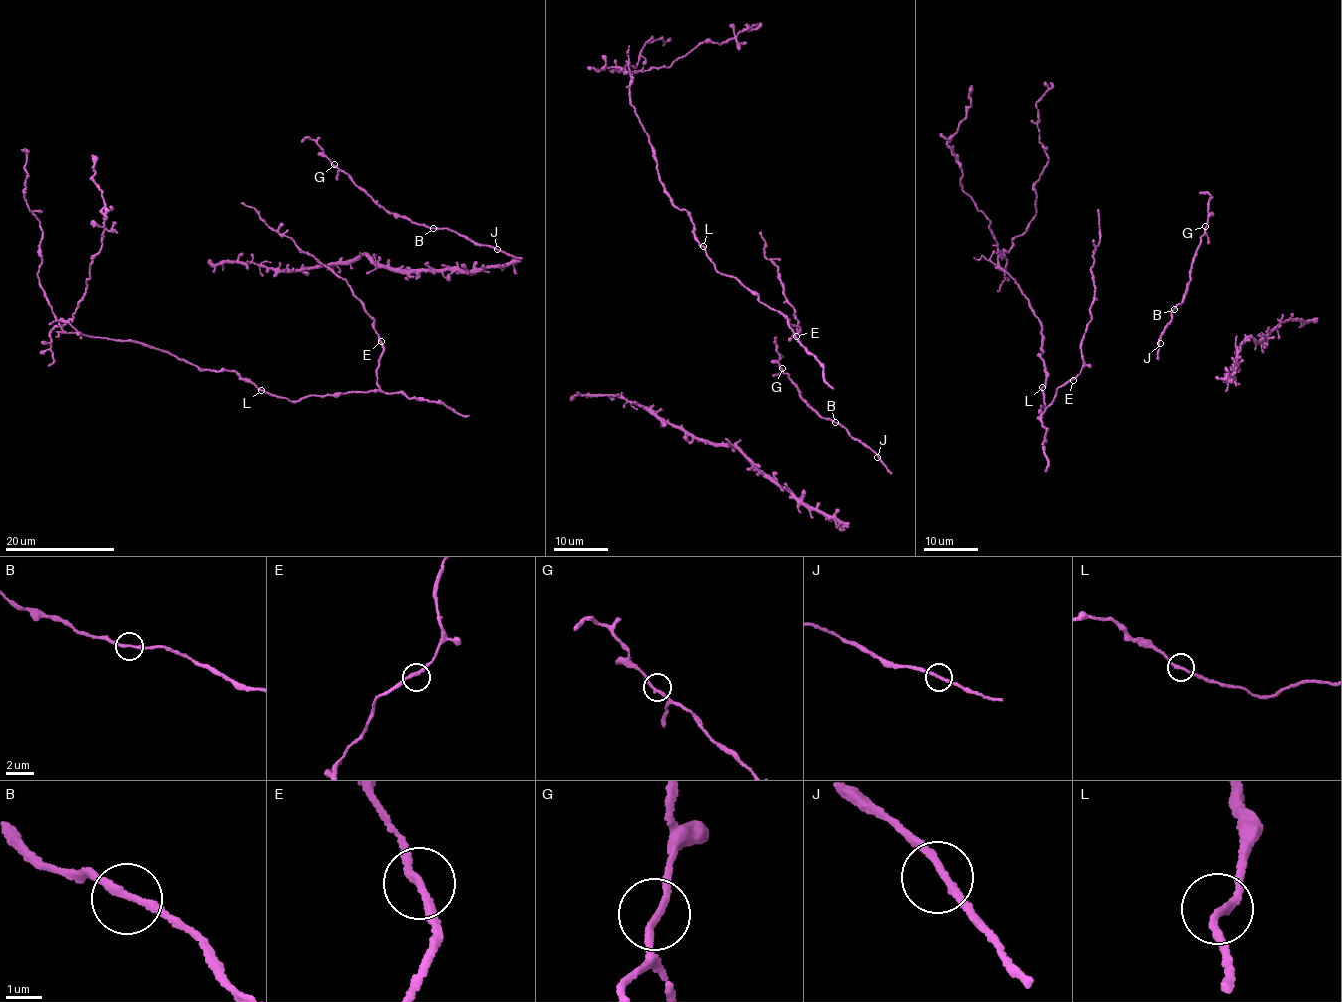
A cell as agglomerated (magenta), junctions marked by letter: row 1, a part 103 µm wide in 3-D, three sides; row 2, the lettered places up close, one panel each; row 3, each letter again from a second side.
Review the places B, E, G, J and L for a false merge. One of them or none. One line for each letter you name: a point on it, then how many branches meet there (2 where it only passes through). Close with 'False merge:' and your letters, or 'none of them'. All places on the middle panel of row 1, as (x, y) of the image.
L: at (703, 246); 2 branches meet
False merge: L

